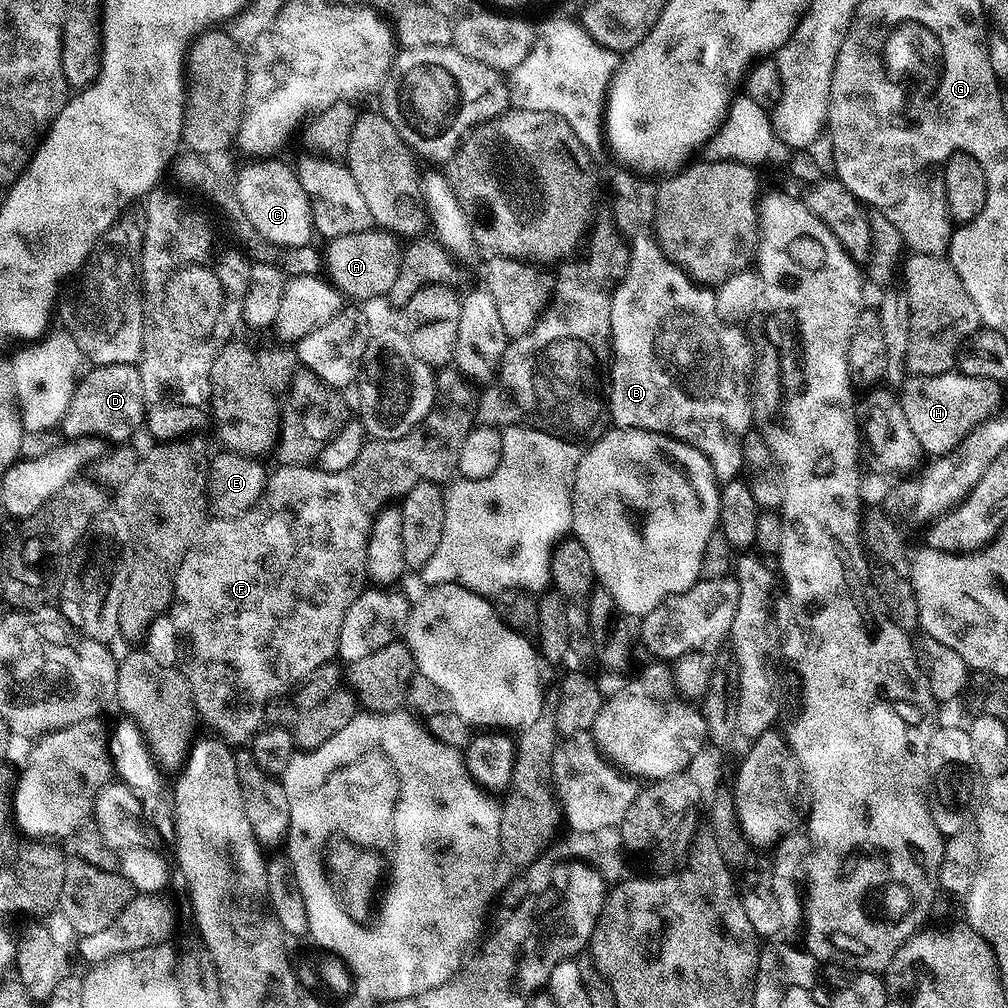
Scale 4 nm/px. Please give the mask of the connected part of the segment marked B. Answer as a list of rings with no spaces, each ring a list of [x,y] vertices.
[[[638,232],[631,237],[628,250],[628,265],[626,274],[616,285],[616,292],[612,296],[610,306],[610,330],[612,343],[610,345],[610,371],[606,376],[606,399],[611,423],[617,428],[641,428],[647,432],[657,432],[663,436],[672,436],[675,440],[686,442],[697,448],[710,462],[717,481],[737,479],[744,471],[742,458],[742,438],[750,431],[754,424],[752,414],[753,397],[748,397],[748,380],[754,376],[754,352],[752,344],[744,337],[744,328],[735,324],[728,324],[718,314],[716,309],[716,293],[711,287],[697,284],[687,272],[683,272],[661,249],[655,235],[648,232]]]

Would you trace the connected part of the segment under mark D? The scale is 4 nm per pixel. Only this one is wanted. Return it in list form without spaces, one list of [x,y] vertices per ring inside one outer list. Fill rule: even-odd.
[[[115,364],[89,367],[81,375],[74,390],[74,398],[70,398],[70,406],[66,410],[59,431],[65,432],[72,442],[85,438],[99,438],[101,441],[128,442],[132,439],[132,431],[141,427],[146,415],[146,393],[140,381],[139,367],[131,364]]]

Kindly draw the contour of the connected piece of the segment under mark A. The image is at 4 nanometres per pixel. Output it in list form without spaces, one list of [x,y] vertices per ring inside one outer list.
[[[369,230],[358,234],[348,234],[342,238],[327,241],[326,247],[328,247],[328,250],[326,248],[323,251],[323,259],[327,269],[332,270],[330,282],[345,297],[351,298],[353,296],[357,302],[378,298],[379,296],[387,297],[391,293],[394,284],[398,282],[400,274],[400,265],[402,263],[402,244],[401,246],[400,244],[401,241],[397,237],[383,230]]]

